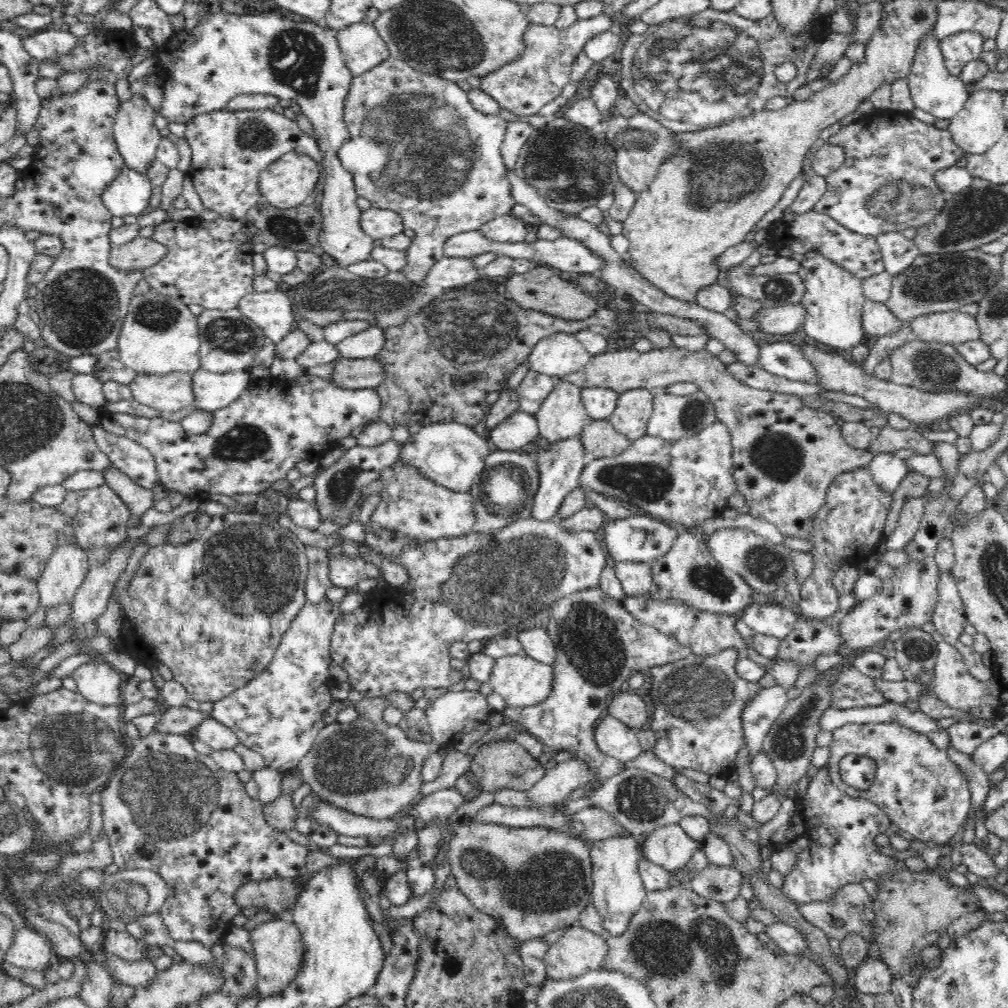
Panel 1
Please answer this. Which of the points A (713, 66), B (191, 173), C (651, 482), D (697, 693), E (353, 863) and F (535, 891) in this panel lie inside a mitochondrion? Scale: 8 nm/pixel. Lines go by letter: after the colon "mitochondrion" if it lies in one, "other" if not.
A: mitochondrion
B: other
C: mitochondrion
D: mitochondrion
E: other
F: mitochondrion

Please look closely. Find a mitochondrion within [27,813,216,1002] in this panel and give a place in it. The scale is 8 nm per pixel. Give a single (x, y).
(113, 885)

